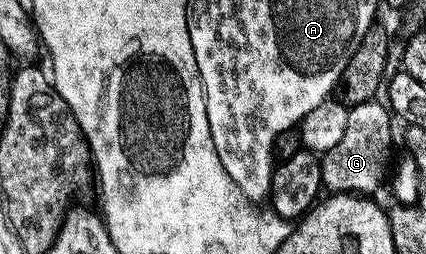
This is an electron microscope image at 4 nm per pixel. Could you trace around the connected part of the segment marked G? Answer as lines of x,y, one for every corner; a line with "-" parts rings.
373,99
361,105
351,106
348,113
346,132
342,135
342,140
340,140
335,147
330,147
330,151
326,151
322,154
320,166
322,167
322,179
324,180
323,188
327,190
329,194
354,193
357,195
372,195
372,192
374,192
383,181
385,184
386,174
390,169
388,156
392,153
392,121
394,122
394,117
387,104
380,102
379,105
378,102
379,100

